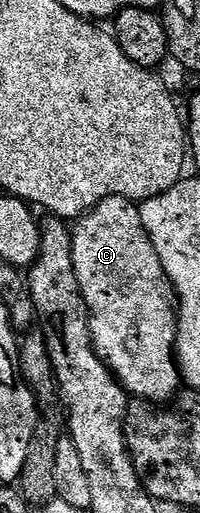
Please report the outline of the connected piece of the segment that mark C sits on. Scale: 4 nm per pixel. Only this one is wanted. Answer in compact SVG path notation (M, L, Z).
M110 197L92 209L74 226L71 242L73 267L87 304L91 322L91 342L104 365L115 374L132 398L144 403L167 403L181 386L177 360L179 314L175 289L157 255L157 247L141 223L139 205L128 197Z

